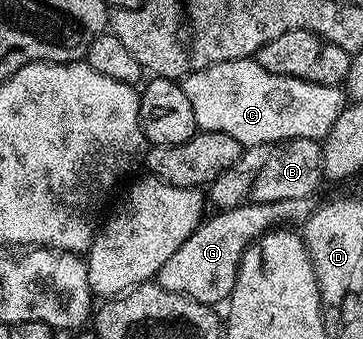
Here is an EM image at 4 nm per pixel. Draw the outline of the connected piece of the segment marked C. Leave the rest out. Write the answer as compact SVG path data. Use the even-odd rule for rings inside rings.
M252 57L222 61L185 75L182 86L190 101L190 109L194 109L194 121L200 131L226 133L244 147L253 147L259 143L276 145L290 139L323 141L346 106L345 92L339 86L327 87L289 75L270 73Z

